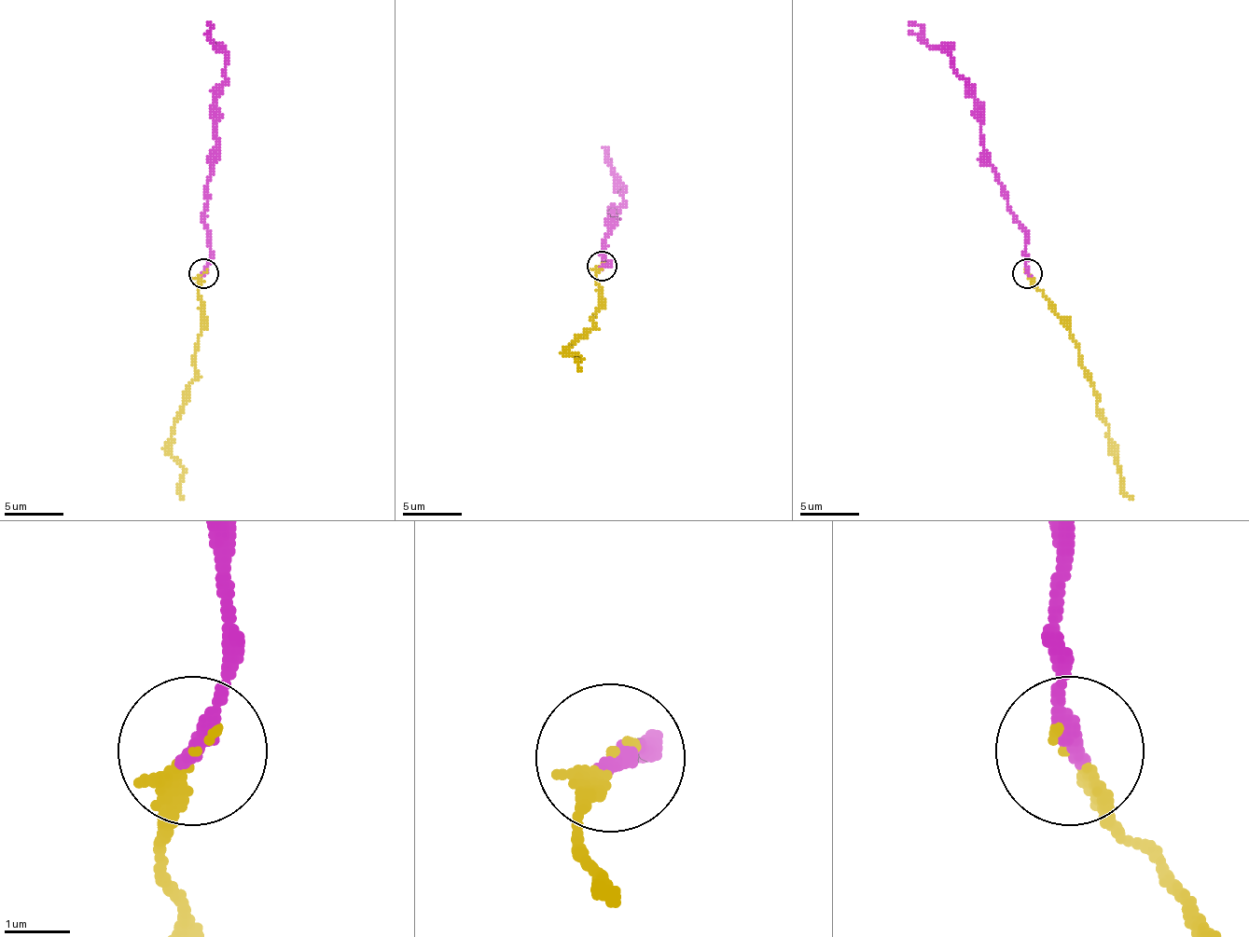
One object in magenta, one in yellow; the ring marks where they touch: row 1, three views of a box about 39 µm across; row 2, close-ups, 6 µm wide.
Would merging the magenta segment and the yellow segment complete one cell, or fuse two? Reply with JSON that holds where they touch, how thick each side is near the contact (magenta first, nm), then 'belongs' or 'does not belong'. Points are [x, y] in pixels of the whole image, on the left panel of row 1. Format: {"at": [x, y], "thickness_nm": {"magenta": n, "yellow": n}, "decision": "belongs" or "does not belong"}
{"at": [203, 273], "thickness_nm": {"magenta": 300, "yellow": 200}, "decision": "belongs"}

